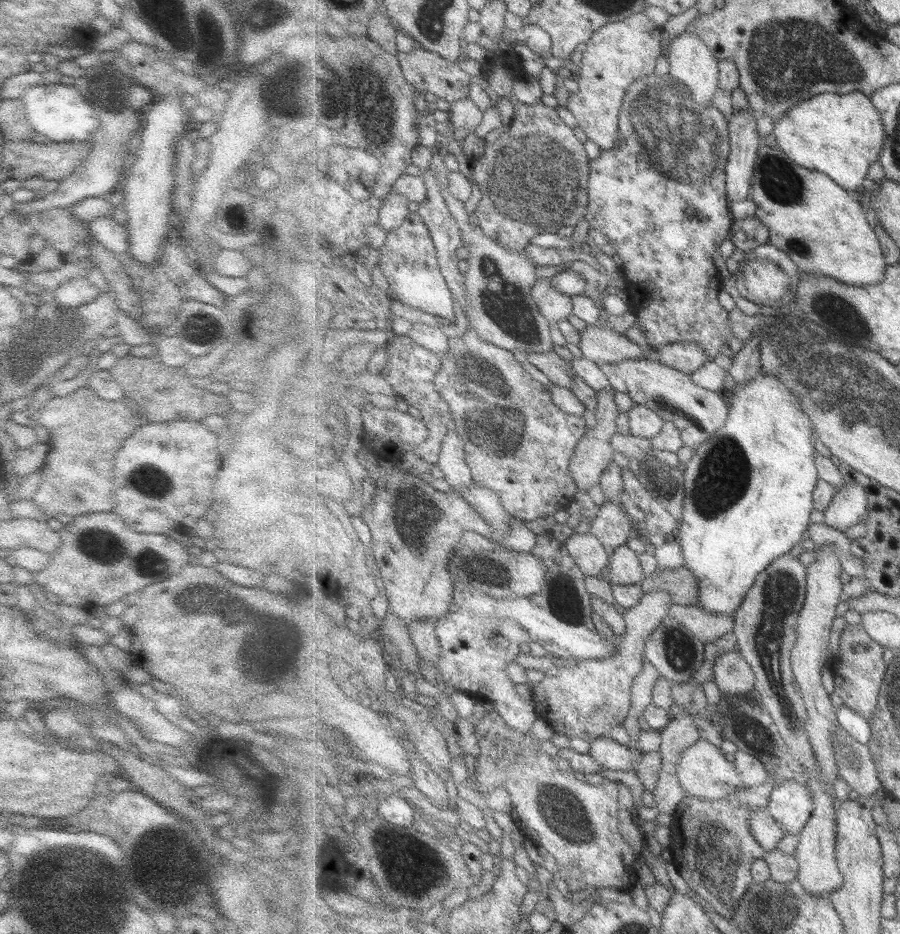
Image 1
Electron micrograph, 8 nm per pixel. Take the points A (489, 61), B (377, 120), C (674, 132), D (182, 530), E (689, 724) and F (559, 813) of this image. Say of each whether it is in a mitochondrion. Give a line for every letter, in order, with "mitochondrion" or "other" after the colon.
A: other
B: mitochondrion
C: mitochondrion
D: other
E: other
F: mitochondrion

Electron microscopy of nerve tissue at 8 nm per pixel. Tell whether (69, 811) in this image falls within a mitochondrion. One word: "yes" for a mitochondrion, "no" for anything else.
no

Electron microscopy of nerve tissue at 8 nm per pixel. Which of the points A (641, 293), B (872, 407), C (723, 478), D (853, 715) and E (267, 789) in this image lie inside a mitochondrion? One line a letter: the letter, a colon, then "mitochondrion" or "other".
A: other
B: mitochondrion
C: mitochondrion
D: other
E: other

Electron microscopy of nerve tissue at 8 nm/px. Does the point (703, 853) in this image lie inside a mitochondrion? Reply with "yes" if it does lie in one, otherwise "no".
yes

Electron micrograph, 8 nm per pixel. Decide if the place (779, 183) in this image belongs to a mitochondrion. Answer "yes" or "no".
yes

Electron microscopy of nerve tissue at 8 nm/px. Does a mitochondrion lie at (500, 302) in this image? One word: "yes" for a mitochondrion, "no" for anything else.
yes

